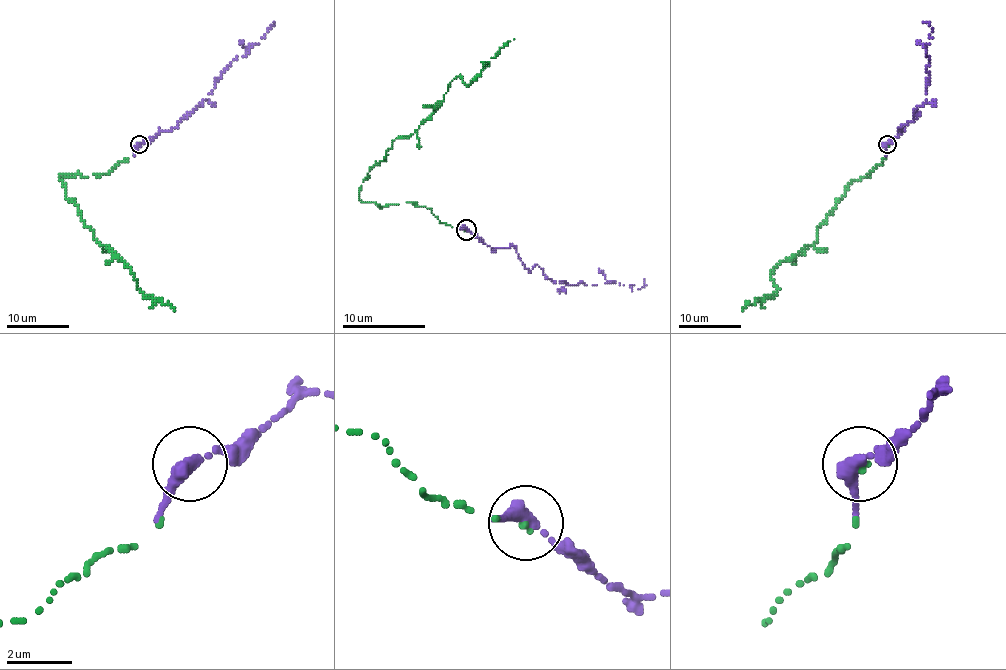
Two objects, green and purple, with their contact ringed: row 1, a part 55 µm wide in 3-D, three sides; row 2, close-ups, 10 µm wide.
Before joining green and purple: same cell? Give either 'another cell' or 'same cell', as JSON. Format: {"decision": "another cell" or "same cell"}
{"decision": "same cell"}

